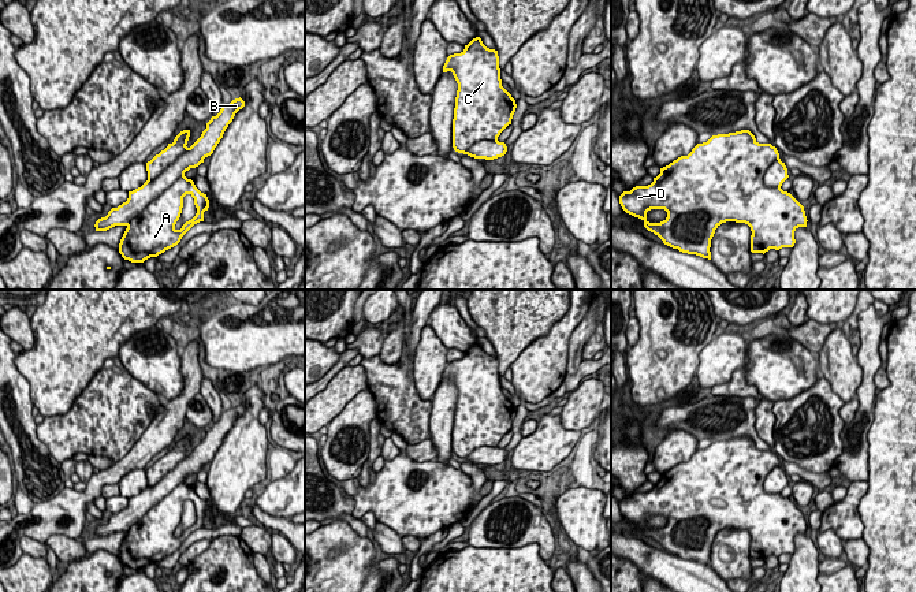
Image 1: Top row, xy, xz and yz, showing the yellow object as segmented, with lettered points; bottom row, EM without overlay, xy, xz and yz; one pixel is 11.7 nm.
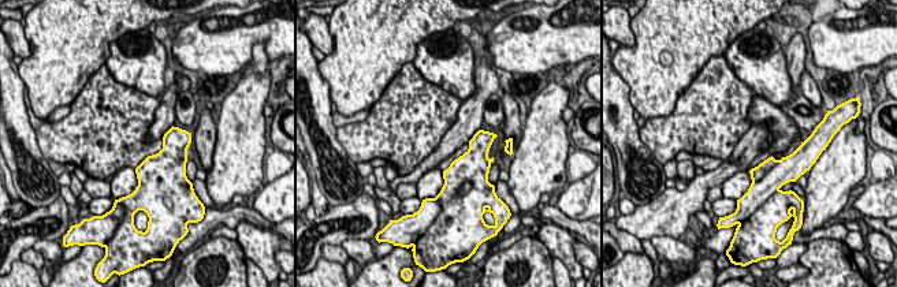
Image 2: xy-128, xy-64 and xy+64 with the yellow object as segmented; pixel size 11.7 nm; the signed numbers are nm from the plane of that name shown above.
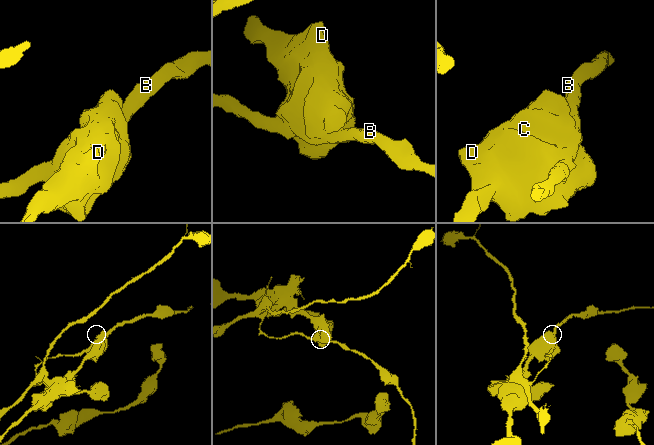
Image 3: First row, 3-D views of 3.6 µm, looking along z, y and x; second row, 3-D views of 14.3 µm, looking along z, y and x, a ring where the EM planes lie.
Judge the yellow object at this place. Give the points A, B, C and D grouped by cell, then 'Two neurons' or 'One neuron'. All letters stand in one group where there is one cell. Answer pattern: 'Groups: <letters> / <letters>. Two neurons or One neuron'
Groups: A C D / B. Two neurons

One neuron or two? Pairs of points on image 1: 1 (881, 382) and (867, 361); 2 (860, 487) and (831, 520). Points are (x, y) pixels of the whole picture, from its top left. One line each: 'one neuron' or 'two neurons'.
1: two neurons
2: one neuron

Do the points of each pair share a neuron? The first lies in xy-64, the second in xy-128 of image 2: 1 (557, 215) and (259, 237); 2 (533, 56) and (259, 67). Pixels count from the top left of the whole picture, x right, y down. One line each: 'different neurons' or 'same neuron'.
1: different neurons
2: different neurons

